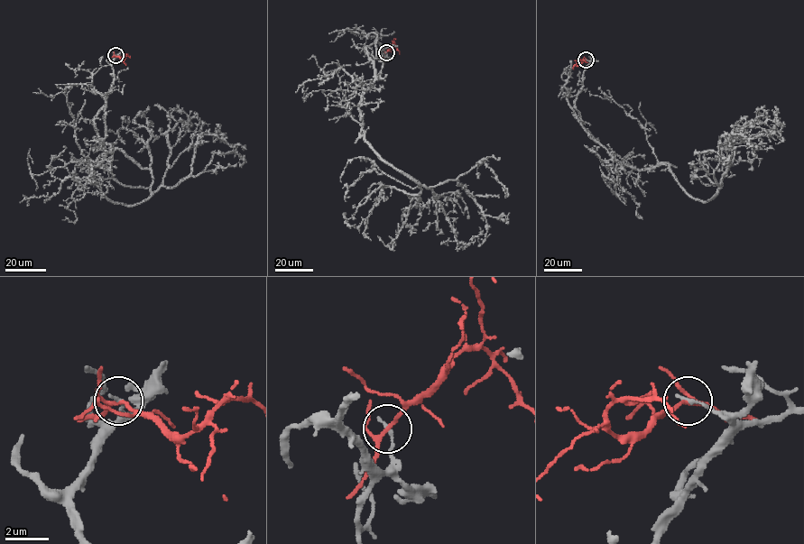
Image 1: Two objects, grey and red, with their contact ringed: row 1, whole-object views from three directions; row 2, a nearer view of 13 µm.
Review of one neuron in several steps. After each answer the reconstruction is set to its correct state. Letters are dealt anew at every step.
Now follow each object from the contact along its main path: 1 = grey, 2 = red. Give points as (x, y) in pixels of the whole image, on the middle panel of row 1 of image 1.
1: (385, 52), (366, 47), (374, 79), (360, 133), (425, 187), (457, 179), (486, 224), (469, 240)
2: (385, 52), (393, 45), (400, 54)

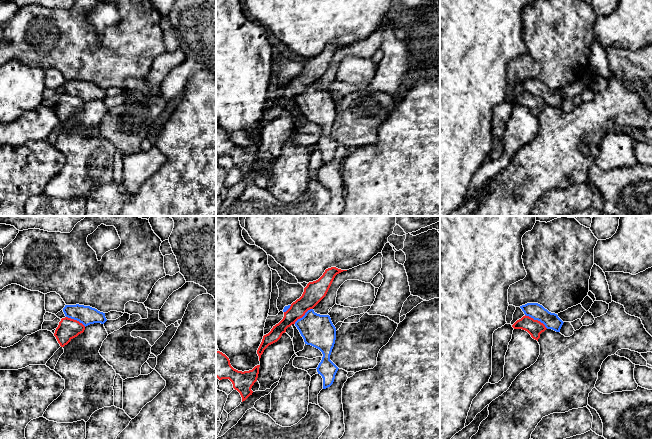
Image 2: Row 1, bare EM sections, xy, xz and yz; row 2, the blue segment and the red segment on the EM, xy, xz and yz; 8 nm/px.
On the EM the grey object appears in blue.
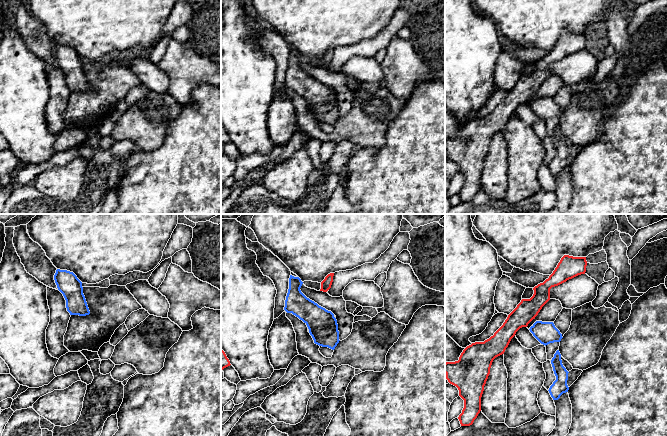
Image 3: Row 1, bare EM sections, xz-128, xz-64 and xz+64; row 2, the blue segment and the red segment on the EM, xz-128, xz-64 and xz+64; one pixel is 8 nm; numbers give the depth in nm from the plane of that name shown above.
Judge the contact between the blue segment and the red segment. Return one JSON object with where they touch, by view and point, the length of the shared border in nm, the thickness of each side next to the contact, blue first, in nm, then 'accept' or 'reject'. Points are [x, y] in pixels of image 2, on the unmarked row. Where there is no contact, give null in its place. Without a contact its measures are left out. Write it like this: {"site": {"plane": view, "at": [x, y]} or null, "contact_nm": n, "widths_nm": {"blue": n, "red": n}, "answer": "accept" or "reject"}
{"site": {"plane": "yz", "at": [536, 95]}, "contact_nm": 220, "widths_nm": {"blue": 130, "red": 130}, "answer": "reject"}

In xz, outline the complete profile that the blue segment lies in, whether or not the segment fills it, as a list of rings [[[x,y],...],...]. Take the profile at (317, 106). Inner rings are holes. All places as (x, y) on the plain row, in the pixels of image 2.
[[[310,85],[302,94],[295,98],[295,102],[303,113],[305,120],[311,121],[322,128],[322,136],[316,145],[318,150],[320,150],[323,154],[323,165],[330,163],[333,160],[335,151],[339,145],[330,136],[330,131],[336,116],[336,104],[333,101],[330,92],[317,90],[313,85]]]

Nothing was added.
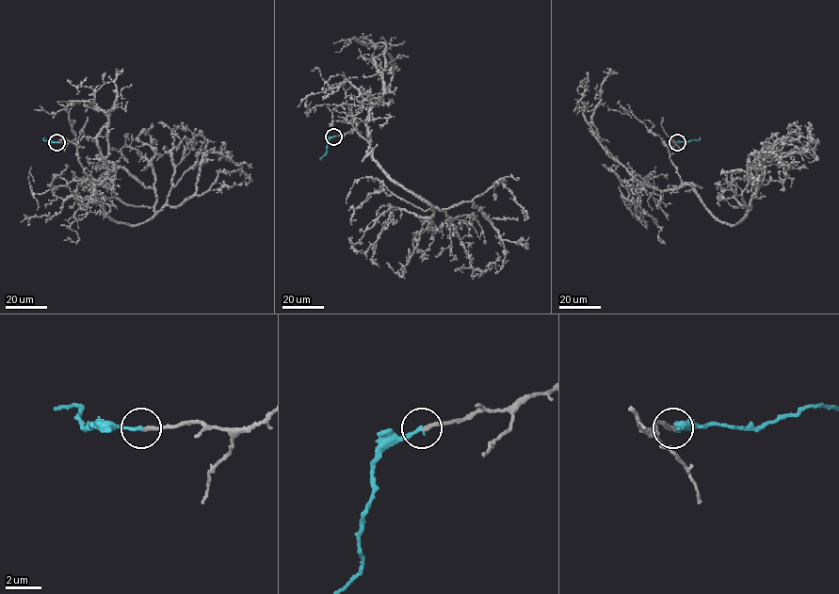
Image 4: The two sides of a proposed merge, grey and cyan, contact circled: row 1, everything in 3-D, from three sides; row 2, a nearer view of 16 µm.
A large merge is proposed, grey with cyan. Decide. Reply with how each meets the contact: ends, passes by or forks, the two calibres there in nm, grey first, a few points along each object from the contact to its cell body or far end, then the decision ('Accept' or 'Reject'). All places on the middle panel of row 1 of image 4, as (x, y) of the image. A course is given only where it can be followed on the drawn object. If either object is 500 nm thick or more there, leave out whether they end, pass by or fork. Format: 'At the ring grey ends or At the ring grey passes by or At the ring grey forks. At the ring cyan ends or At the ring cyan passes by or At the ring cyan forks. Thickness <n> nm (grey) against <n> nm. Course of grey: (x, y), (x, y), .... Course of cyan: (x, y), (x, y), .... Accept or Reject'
At the ring grey ends. At the ring cyan ends. Thickness 220 nm (grey) against 190 nm. Course of grey: (333, 136), (354, 128), (391, 178), (438, 209), (472, 201), (505, 249), (503, 260), (485, 266). Course of cyan: (333, 136), (328, 140), (327, 152), (321, 160). Accept

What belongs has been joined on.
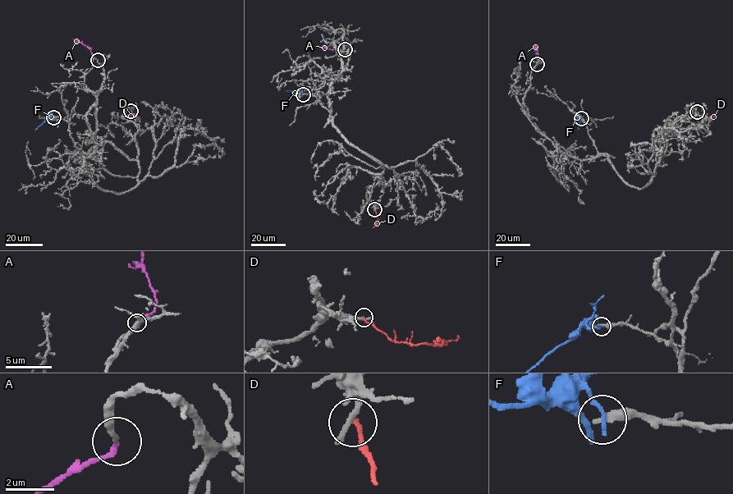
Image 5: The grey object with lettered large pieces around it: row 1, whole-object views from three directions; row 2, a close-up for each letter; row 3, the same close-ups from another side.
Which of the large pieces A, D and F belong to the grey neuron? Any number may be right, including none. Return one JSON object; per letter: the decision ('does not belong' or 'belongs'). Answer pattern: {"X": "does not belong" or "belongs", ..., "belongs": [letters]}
{"A": "belongs", "D": "does not belong", "F": "does not belong", "belongs": ["A"]}

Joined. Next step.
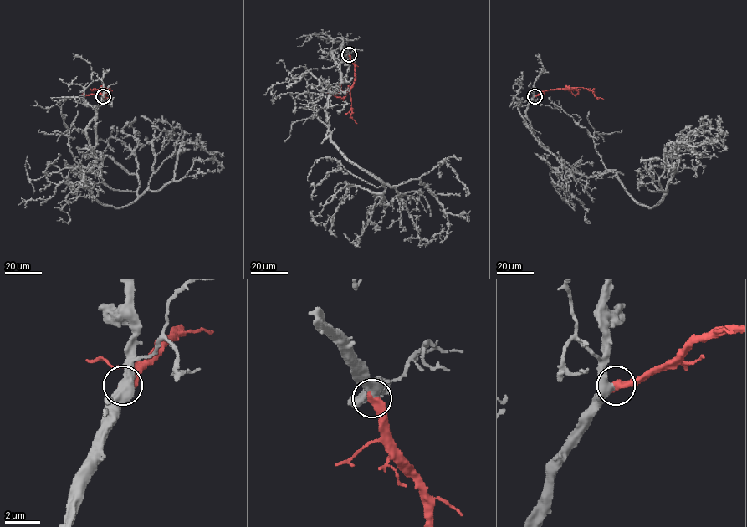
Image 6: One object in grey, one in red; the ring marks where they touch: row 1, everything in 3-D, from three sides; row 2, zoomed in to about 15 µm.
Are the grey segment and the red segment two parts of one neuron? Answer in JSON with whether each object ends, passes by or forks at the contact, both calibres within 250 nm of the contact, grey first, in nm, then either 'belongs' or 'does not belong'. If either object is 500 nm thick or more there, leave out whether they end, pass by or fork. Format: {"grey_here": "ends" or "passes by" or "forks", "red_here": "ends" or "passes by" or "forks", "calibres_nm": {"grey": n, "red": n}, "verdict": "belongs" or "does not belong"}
{"grey_here": "passes by", "red_here": "ends", "calibres_nm": {"grey": 420, "red": 480}, "verdict": "belongs"}

